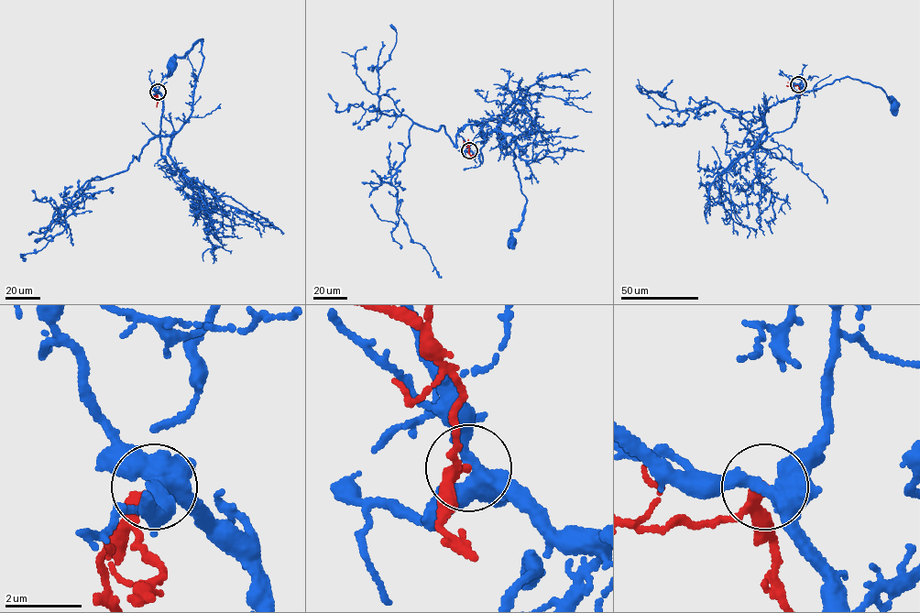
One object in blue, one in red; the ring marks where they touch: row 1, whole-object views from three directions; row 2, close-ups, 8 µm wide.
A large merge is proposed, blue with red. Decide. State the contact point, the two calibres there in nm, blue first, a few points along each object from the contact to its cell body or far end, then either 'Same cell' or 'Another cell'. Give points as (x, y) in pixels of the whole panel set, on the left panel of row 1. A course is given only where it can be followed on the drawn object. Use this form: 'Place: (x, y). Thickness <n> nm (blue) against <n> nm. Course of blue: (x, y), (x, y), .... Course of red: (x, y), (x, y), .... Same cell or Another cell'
Place: (158, 92). Thickness 360 nm (blue) against 320 nm. Course of blue: (158, 92), (163, 105), (162, 156), (176, 170), (169, 147), (192, 110), (204, 58), (202, 38), (171, 63). Course of red: (158, 92), (156, 107). Another cell

